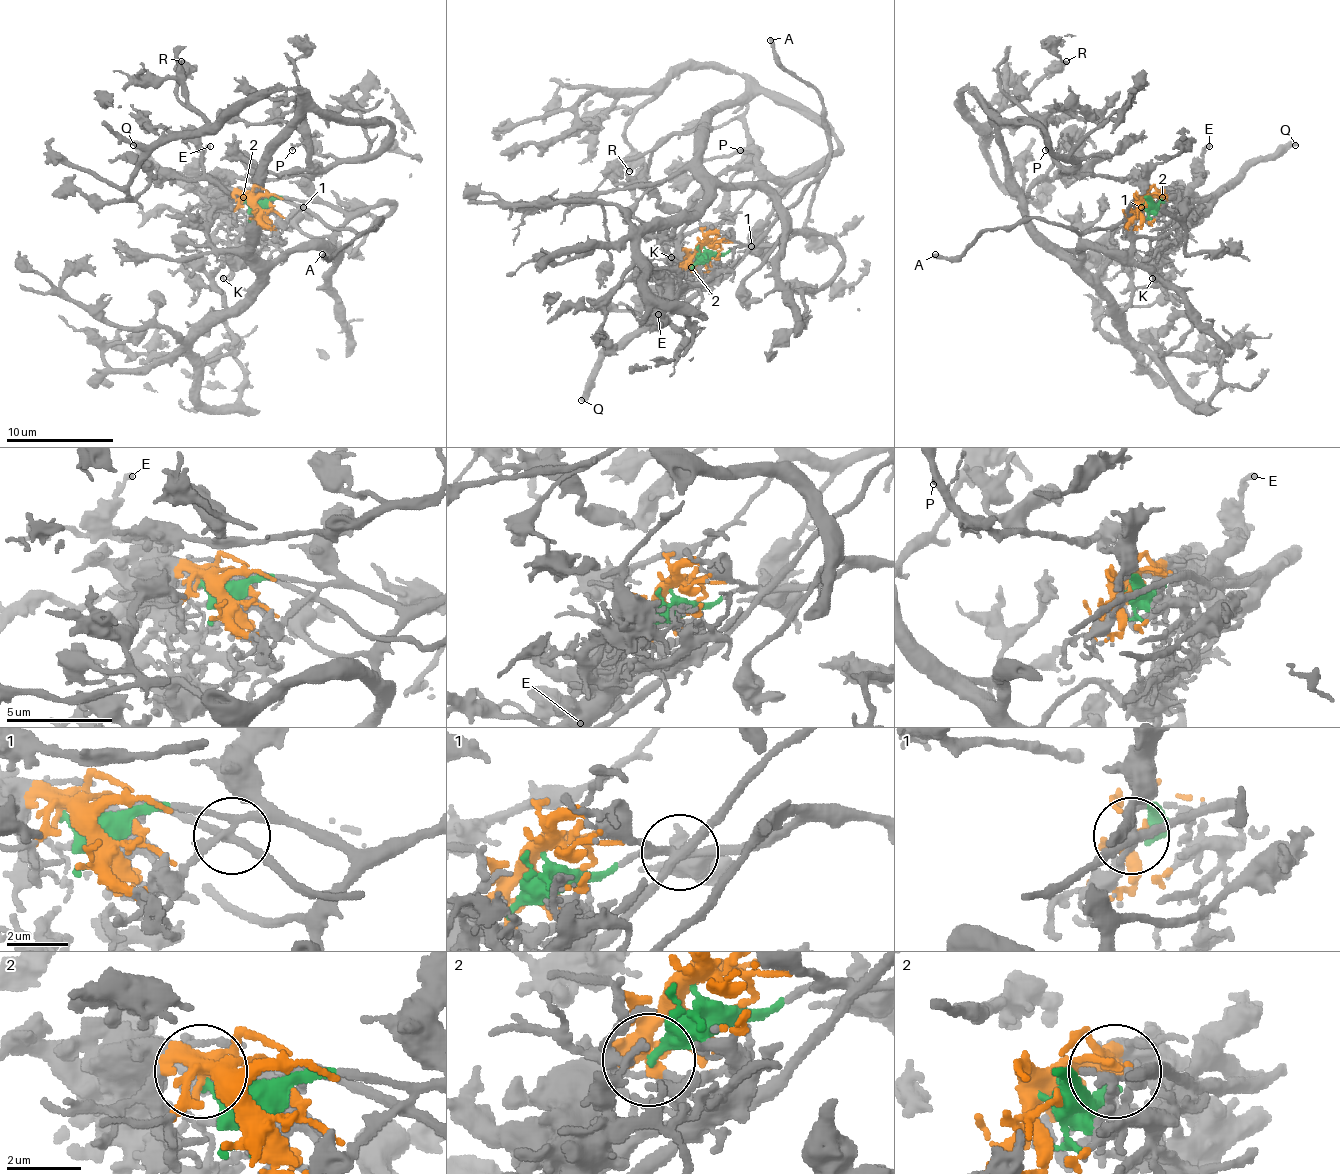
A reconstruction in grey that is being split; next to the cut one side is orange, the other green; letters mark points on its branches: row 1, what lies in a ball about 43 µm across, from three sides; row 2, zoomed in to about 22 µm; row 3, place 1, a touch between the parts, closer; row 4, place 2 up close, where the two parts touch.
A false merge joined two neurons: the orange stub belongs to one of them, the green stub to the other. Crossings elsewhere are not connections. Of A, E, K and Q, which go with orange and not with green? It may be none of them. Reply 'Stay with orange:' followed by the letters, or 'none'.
Stay with orange: A, E, K, Q

